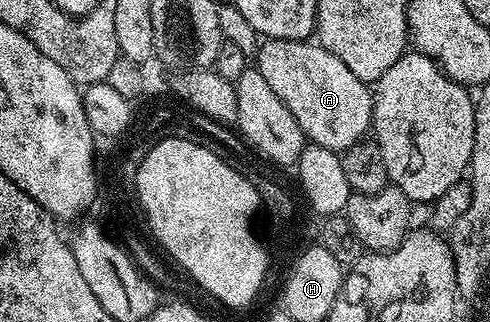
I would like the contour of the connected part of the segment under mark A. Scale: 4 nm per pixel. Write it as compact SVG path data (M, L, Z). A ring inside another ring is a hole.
M267 39L259 45L256 60L260 76L264 76L264 80L268 80L268 85L272 87L272 92L276 92L280 100L284 100L288 112L296 116L296 124L300 124L302 133L313 145L323 146L335 152L345 152L371 133L374 120L374 95L371 87L357 79L355 73L342 60L332 52L326 51L319 43L310 40L300 42Z

